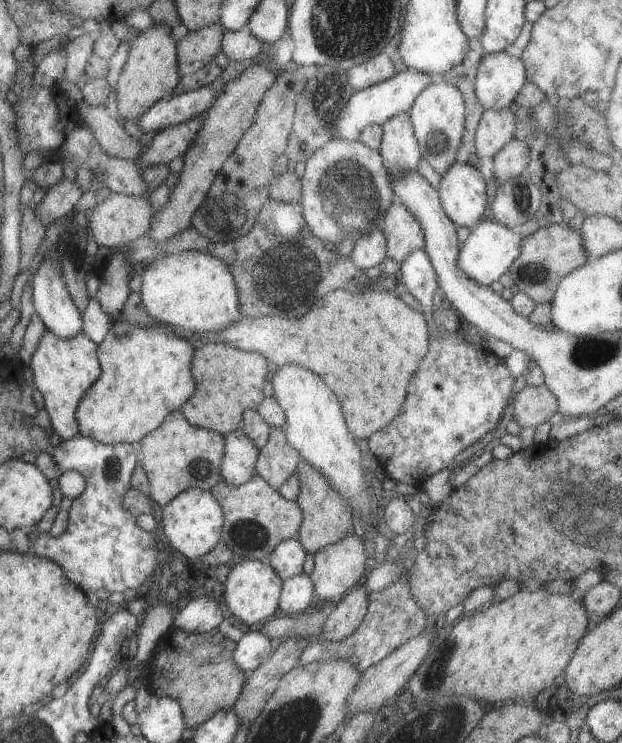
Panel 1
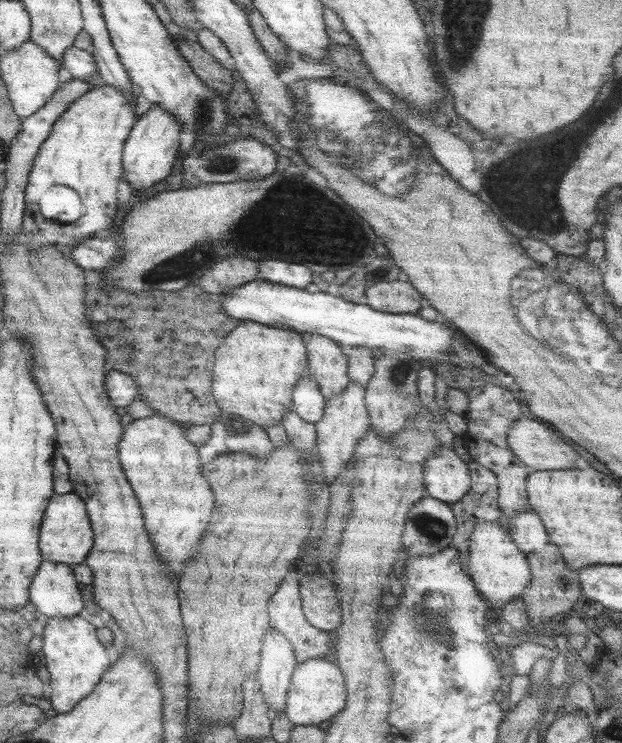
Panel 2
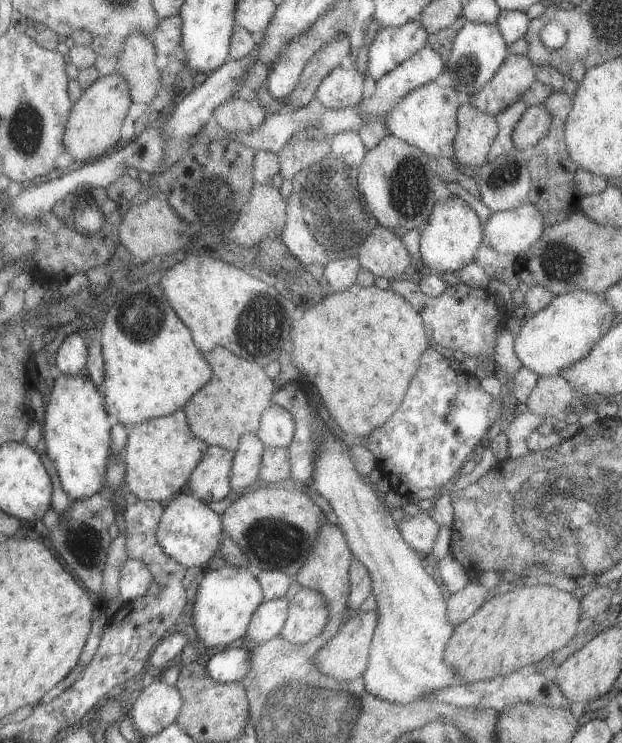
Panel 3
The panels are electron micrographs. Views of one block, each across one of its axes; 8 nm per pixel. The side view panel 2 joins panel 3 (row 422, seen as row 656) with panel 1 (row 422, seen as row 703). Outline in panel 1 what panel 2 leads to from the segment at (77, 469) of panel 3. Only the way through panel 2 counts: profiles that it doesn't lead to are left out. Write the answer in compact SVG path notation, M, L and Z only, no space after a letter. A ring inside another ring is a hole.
M45 332L45 336L41 338L31 358L29 368L33 370L33 378L35 378L33 388L37 388L43 396L43 404L45 404L45 412L51 422L51 430L63 442L75 438L79 434L79 426L75 418L77 406L83 394L87 392L87 388L91 388L91 384L101 374L101 366L97 360L97 344L93 344L83 332L79 332L77 336L69 340L59 340L51 332Z

